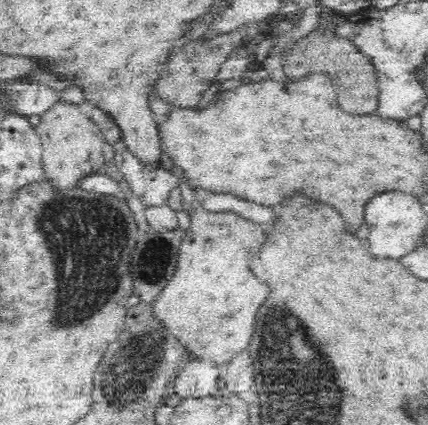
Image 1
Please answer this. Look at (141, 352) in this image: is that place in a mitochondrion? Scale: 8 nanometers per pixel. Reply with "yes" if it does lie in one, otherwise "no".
yes

